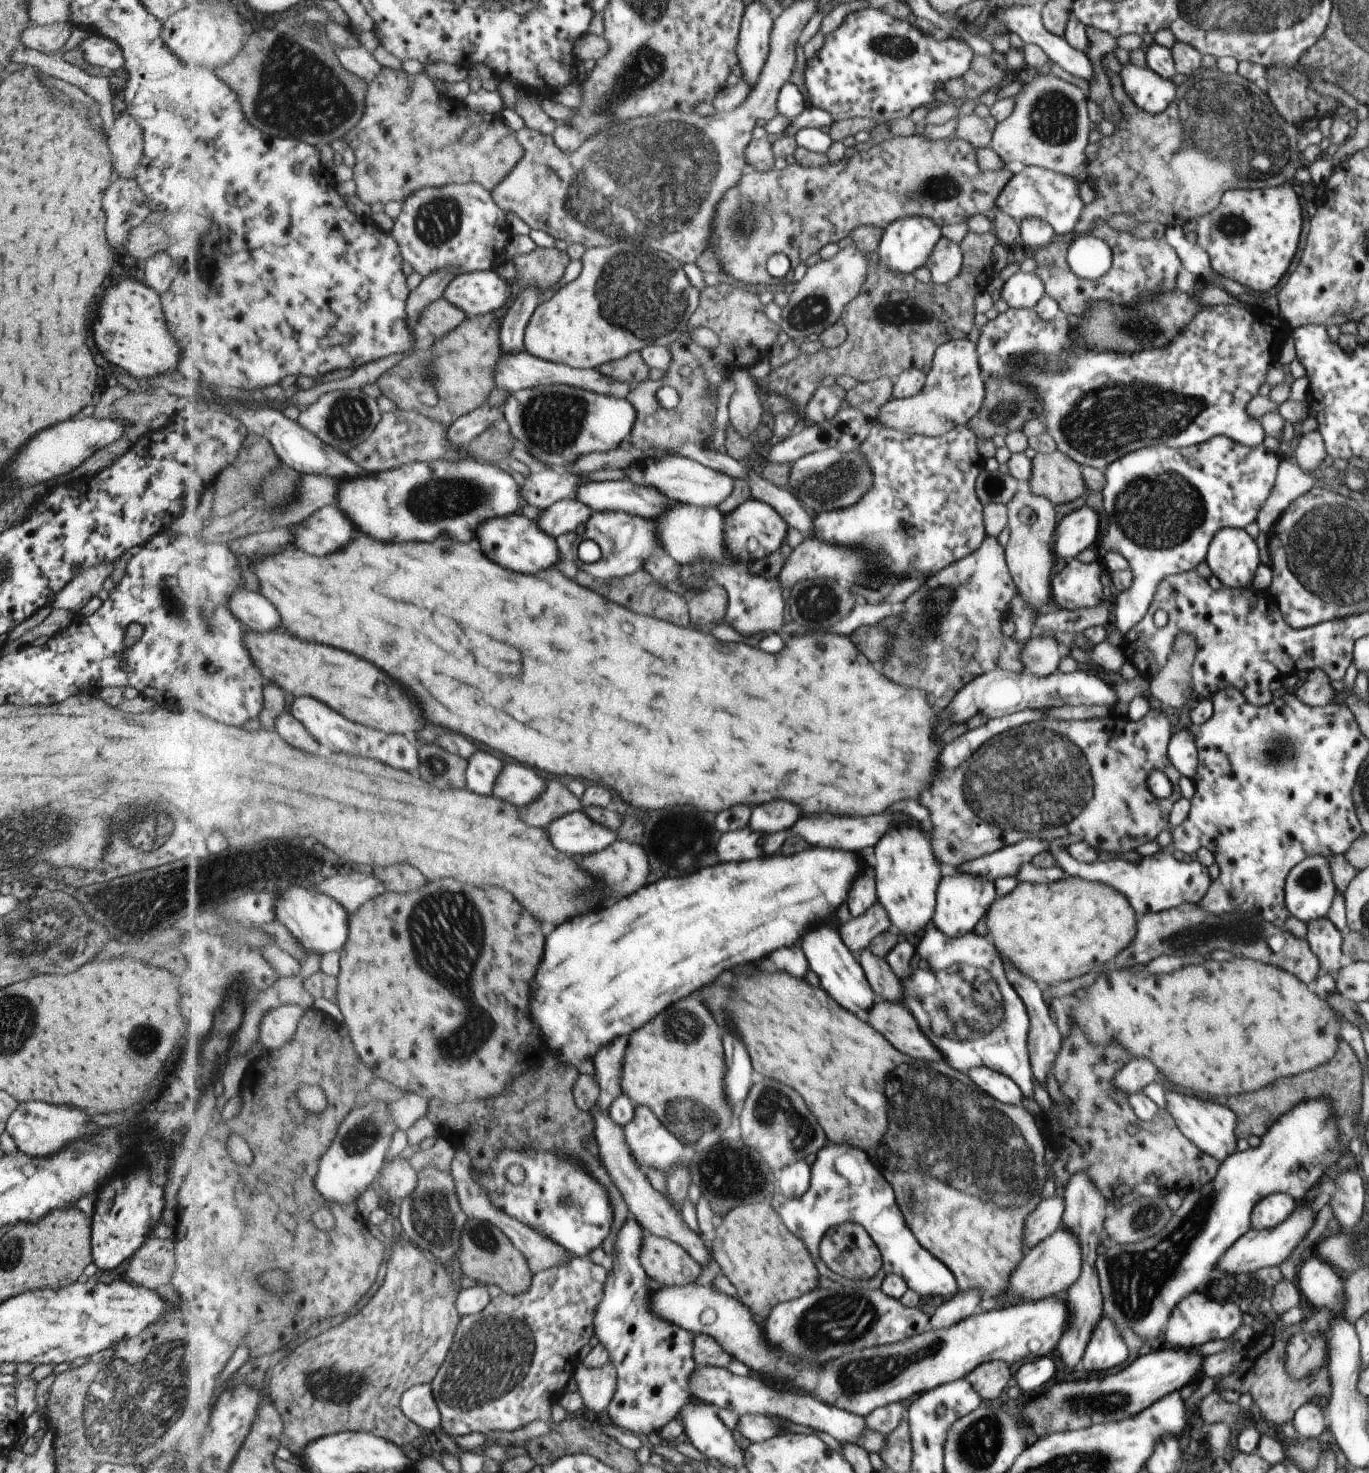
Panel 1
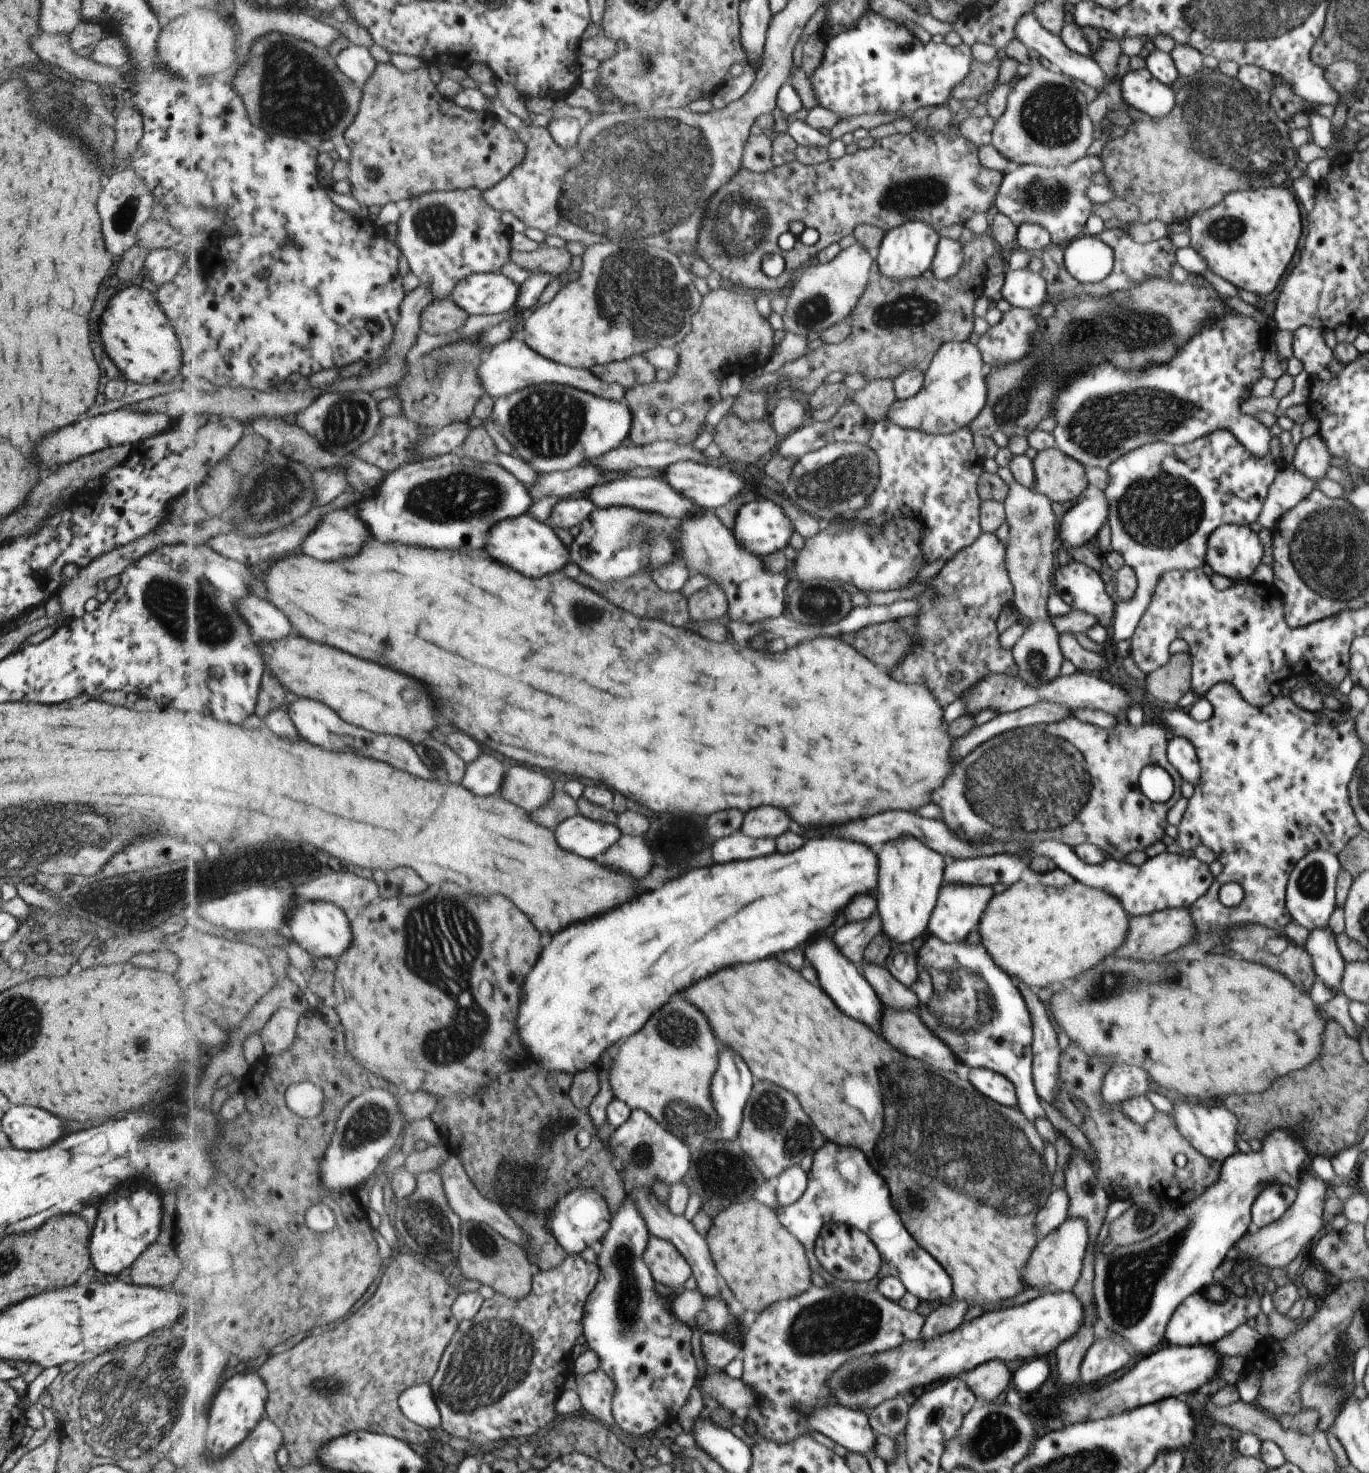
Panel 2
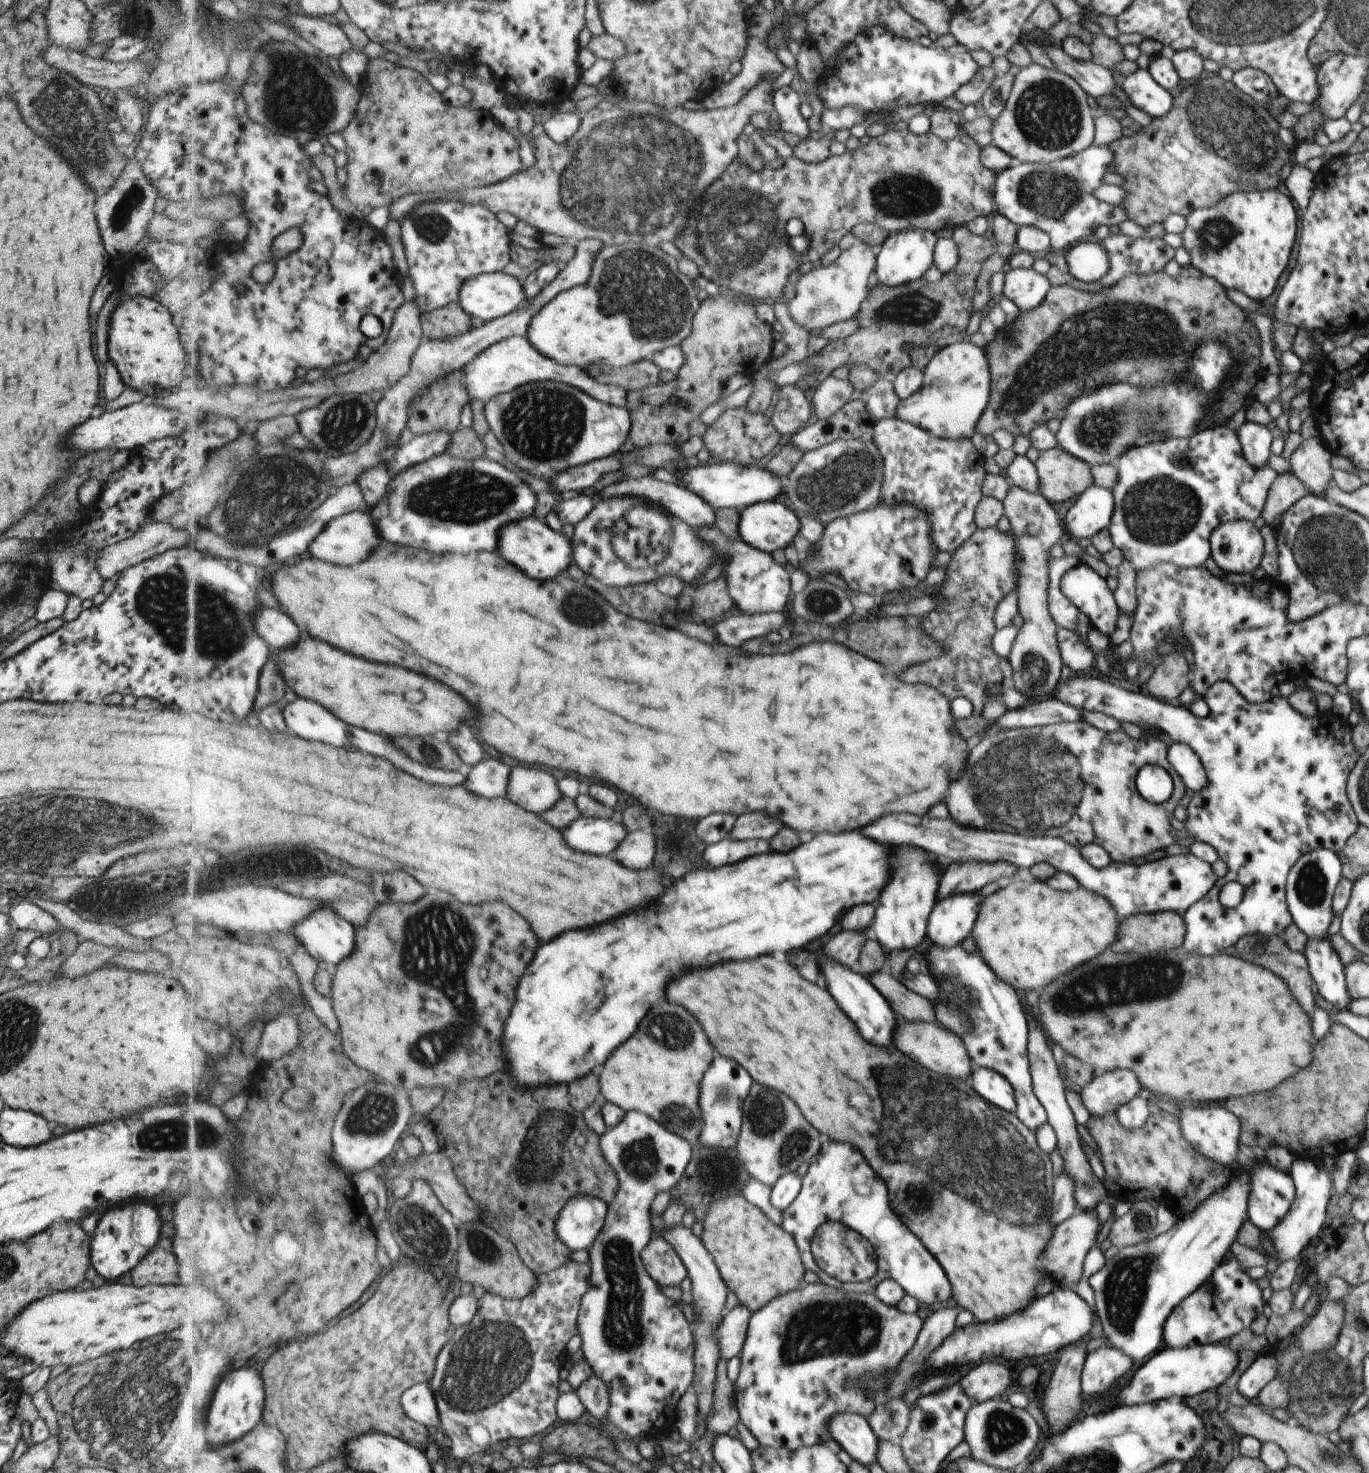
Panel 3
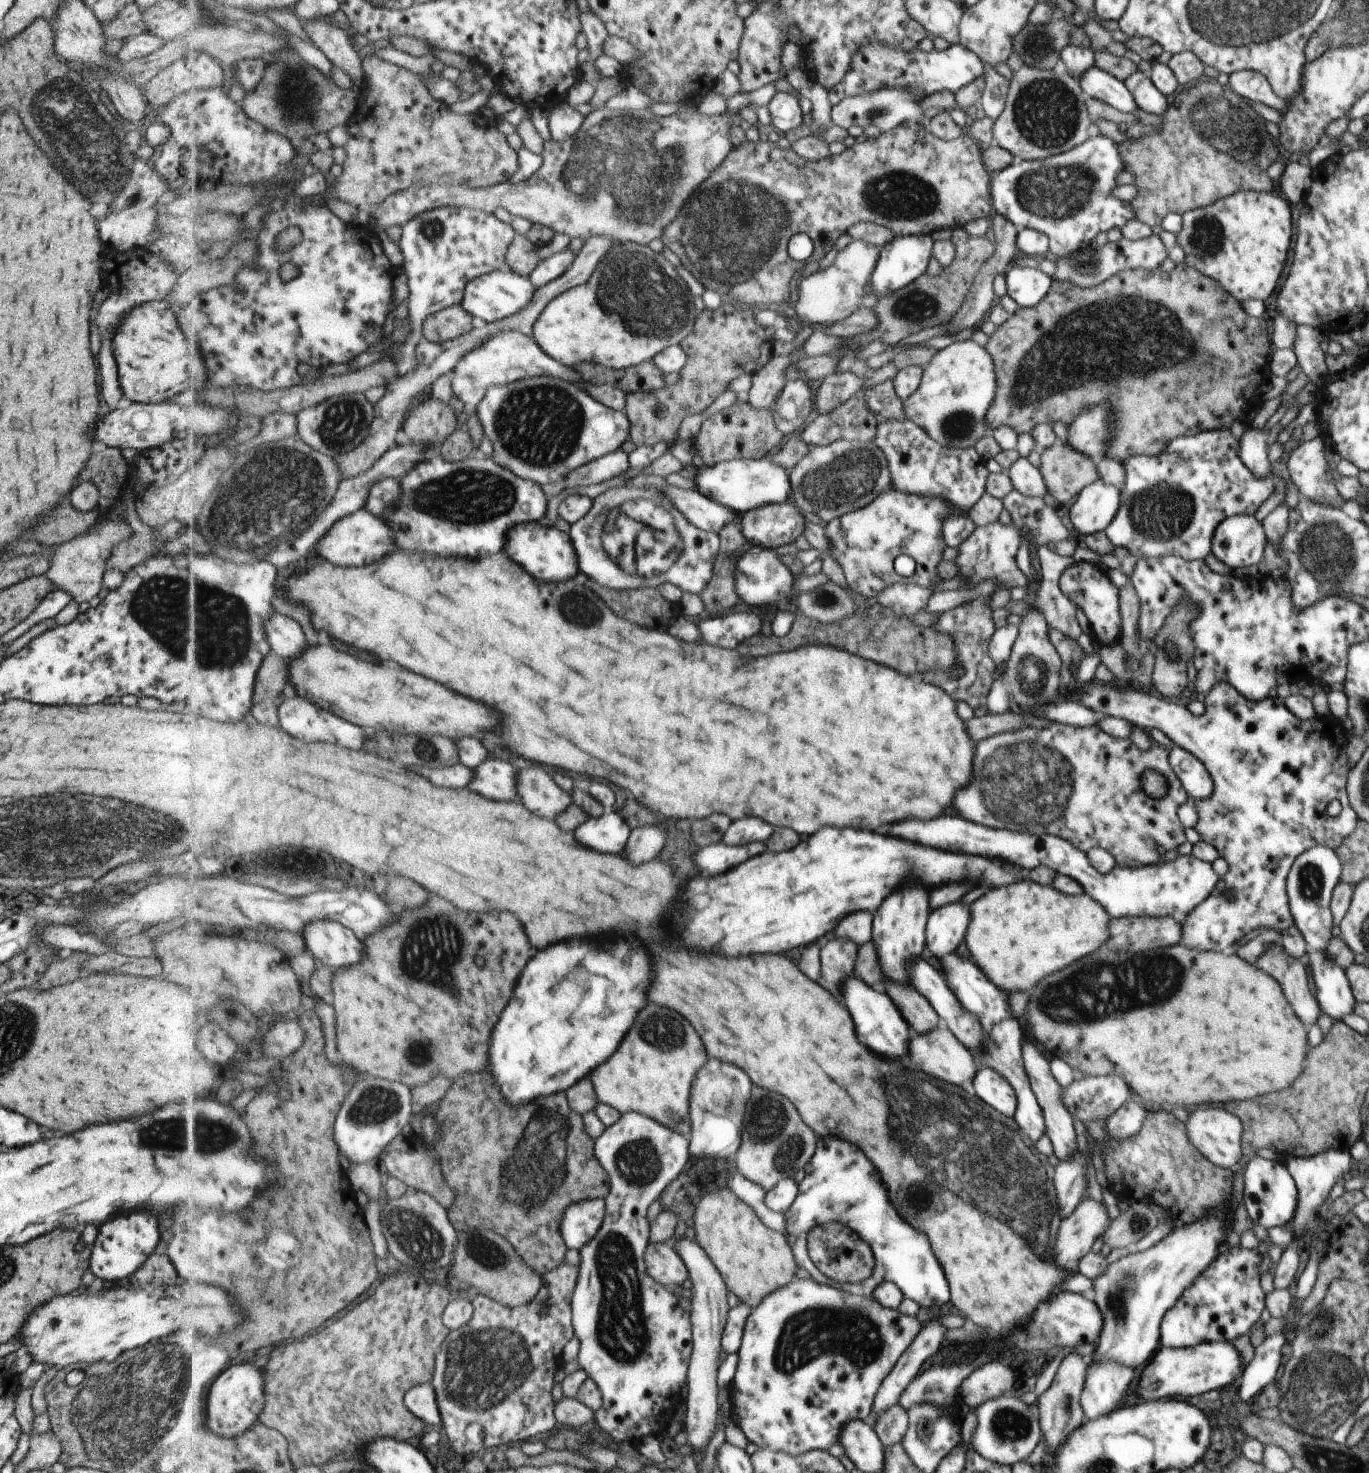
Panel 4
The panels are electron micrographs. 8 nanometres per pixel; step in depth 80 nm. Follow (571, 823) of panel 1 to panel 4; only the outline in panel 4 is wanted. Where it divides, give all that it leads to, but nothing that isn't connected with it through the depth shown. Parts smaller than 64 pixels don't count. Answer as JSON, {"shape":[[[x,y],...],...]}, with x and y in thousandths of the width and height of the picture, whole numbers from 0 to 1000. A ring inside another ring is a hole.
{"shape":[[[445,551],[440,555],[432,555],[422,563],[421,569],[437,578],[454,580],[462,568],[462,562],[454,552]]]}

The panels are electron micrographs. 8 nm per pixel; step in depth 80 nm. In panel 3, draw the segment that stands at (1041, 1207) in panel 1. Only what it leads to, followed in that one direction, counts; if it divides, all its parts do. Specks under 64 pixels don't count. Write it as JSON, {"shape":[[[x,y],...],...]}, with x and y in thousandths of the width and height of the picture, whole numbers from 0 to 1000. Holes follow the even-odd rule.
{"shape":[[[777,796],[771,799],[769,802],[769,814],[766,826],[766,830],[770,834],[787,821],[783,800]]]}

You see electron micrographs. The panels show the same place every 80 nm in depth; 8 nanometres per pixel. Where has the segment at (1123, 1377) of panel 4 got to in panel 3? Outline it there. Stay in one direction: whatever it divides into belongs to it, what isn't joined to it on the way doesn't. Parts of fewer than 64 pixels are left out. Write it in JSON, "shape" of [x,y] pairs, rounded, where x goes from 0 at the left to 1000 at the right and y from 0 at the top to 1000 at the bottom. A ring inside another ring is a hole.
{"shape":[[[809,912],[794,919],[790,933],[791,950],[792,945],[796,948],[795,952],[799,952],[798,945],[804,946],[814,942],[820,934],[824,934],[827,926],[828,923],[822,918]]]}

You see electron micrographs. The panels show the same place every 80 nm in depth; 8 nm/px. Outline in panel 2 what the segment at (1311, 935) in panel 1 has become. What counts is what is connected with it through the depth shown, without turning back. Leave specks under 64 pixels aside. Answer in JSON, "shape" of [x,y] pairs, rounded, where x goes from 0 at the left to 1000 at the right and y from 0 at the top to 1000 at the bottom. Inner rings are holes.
{"shape":[[[970,629],[958,631],[956,632],[955,639],[953,642],[961,653],[961,660],[964,663],[964,665],[966,665],[970,669],[970,671],[974,671],[978,673],[980,671],[979,665],[980,664],[983,653],[980,648],[979,648],[977,642],[977,634]]]}

